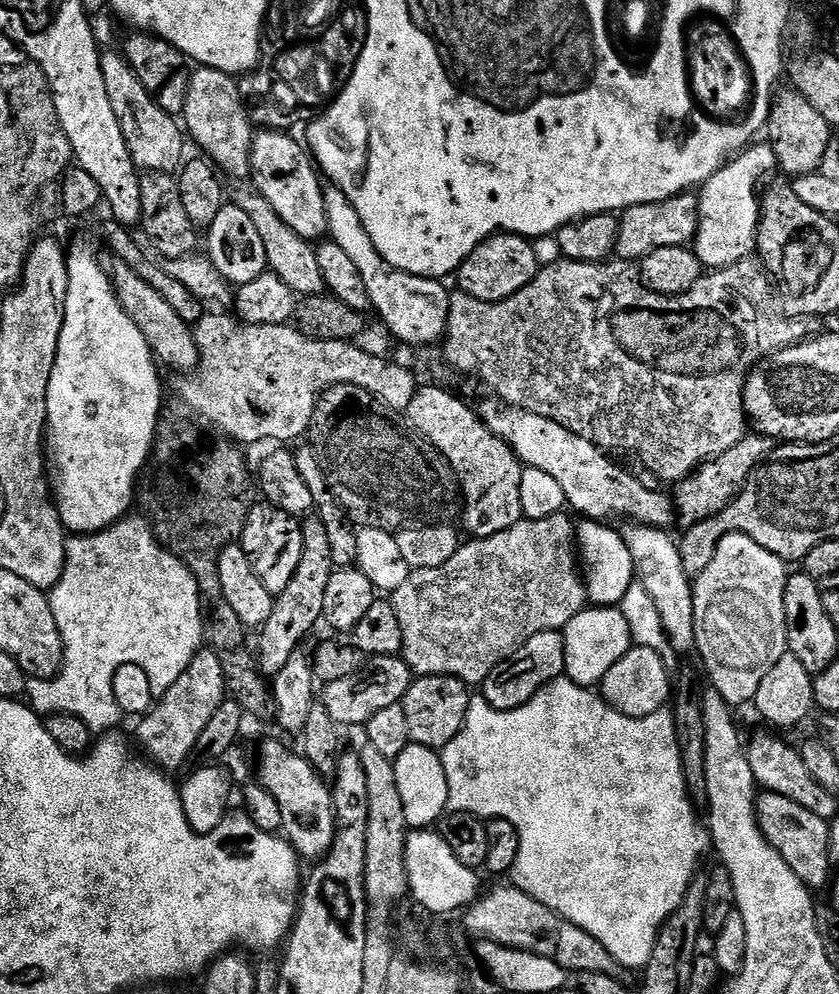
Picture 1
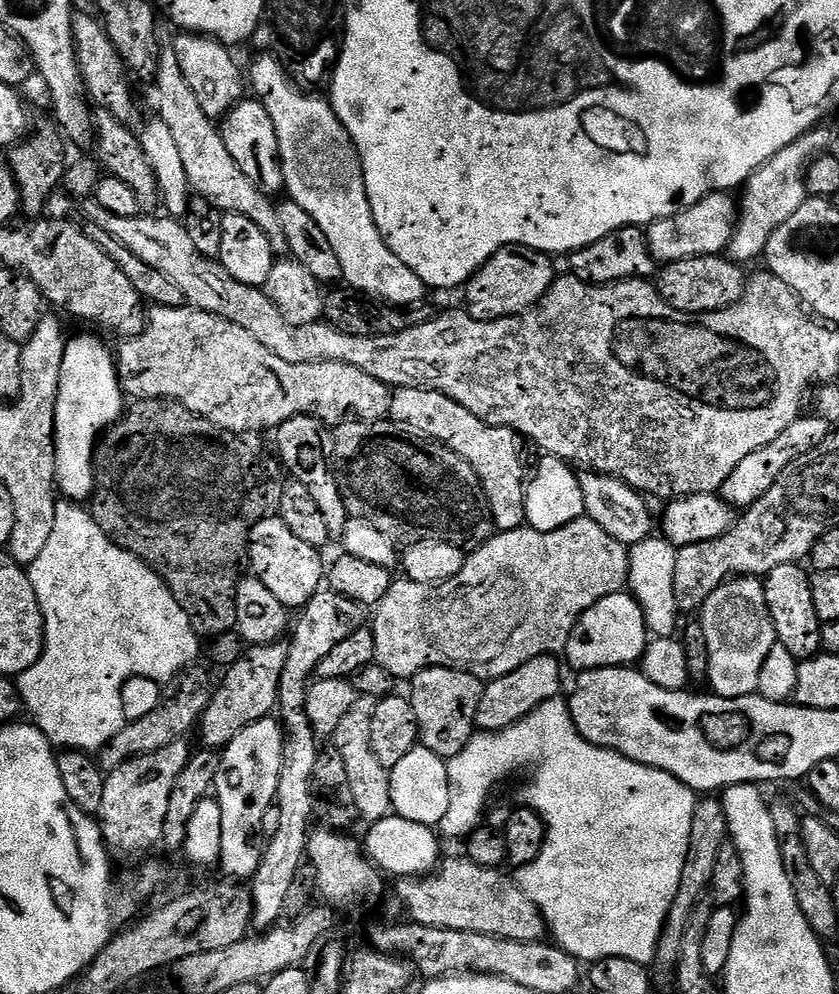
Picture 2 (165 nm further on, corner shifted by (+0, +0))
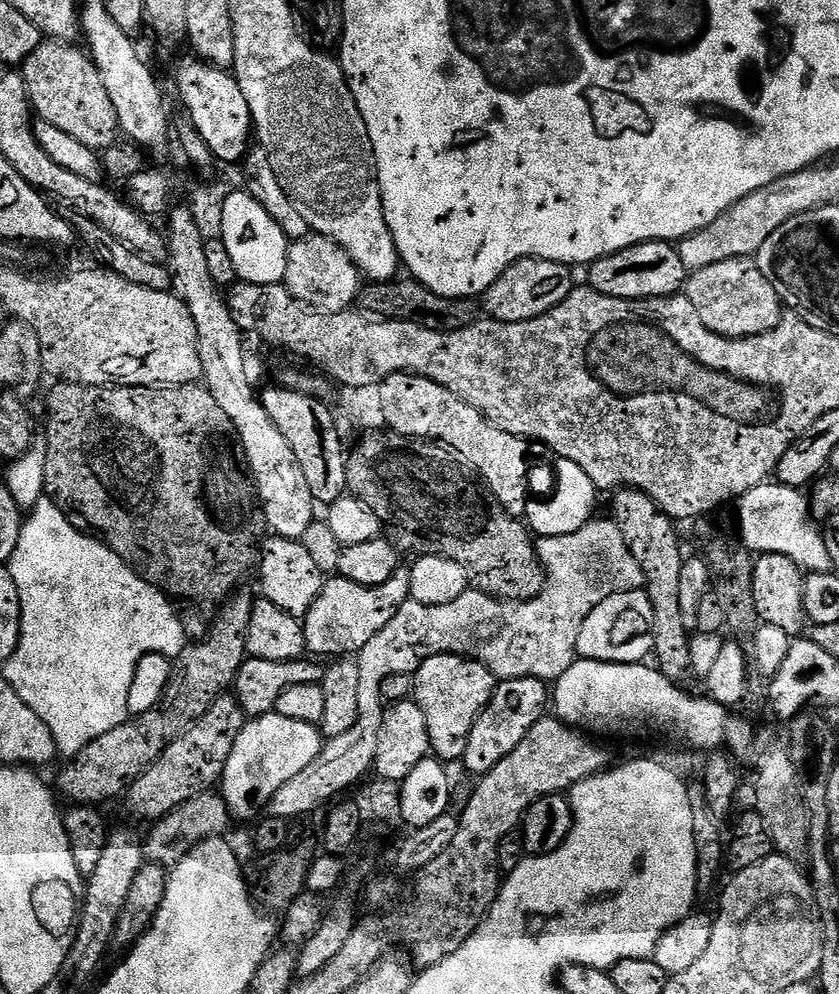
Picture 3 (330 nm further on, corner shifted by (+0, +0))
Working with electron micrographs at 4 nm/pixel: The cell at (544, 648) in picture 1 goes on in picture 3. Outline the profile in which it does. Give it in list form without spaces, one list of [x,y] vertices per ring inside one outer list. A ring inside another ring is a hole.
[[[514,678],[513,680],[499,681],[490,702],[482,710],[478,722],[474,722],[474,730],[470,730],[470,742],[466,742],[466,754],[462,761],[462,767],[468,772],[473,772],[473,777],[476,778],[494,770],[494,766],[498,766],[498,762],[502,762],[502,758],[506,758],[506,754],[510,754],[510,750],[514,750],[514,746],[518,746],[518,742],[522,742],[522,738],[526,738],[526,734],[530,734],[530,726],[534,726],[534,722],[545,719],[544,707],[547,709],[549,704],[550,688],[543,680]]]

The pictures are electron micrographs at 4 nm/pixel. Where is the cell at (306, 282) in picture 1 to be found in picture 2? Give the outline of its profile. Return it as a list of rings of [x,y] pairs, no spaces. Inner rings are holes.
[[[170,46],[160,49],[154,87],[156,96],[160,99],[156,104],[157,110],[160,111],[157,112],[158,119],[166,122],[166,127],[174,137],[174,143],[178,145],[178,154],[182,158],[182,167],[186,170],[189,189],[195,195],[206,198],[206,202],[213,204],[220,212],[250,218],[250,222],[254,222],[254,226],[258,226],[258,230],[266,234],[273,253],[287,253],[286,233],[282,230],[282,222],[276,209],[277,201],[259,184],[250,182],[250,178],[246,178],[242,171],[242,166],[234,162],[230,150],[226,150],[226,142],[222,138],[217,121],[211,120],[203,112],[196,95],[186,83],[182,69],[178,67],[178,58]]]

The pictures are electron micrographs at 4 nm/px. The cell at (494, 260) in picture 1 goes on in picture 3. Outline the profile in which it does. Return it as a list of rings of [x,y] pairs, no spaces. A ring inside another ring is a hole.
[[[533,256],[514,262],[485,290],[482,297],[483,311],[498,322],[526,322],[530,318],[538,318],[554,310],[558,302],[571,294],[574,287],[572,272],[569,265],[539,260]]]

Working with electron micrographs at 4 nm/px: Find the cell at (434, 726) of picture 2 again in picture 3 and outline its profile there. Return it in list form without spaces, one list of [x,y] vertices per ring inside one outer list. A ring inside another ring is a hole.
[[[431,656],[420,664],[412,676],[411,699],[426,718],[431,755],[435,759],[463,761],[470,730],[474,730],[474,722],[478,722],[482,710],[490,702],[497,683],[489,668],[464,656]]]

